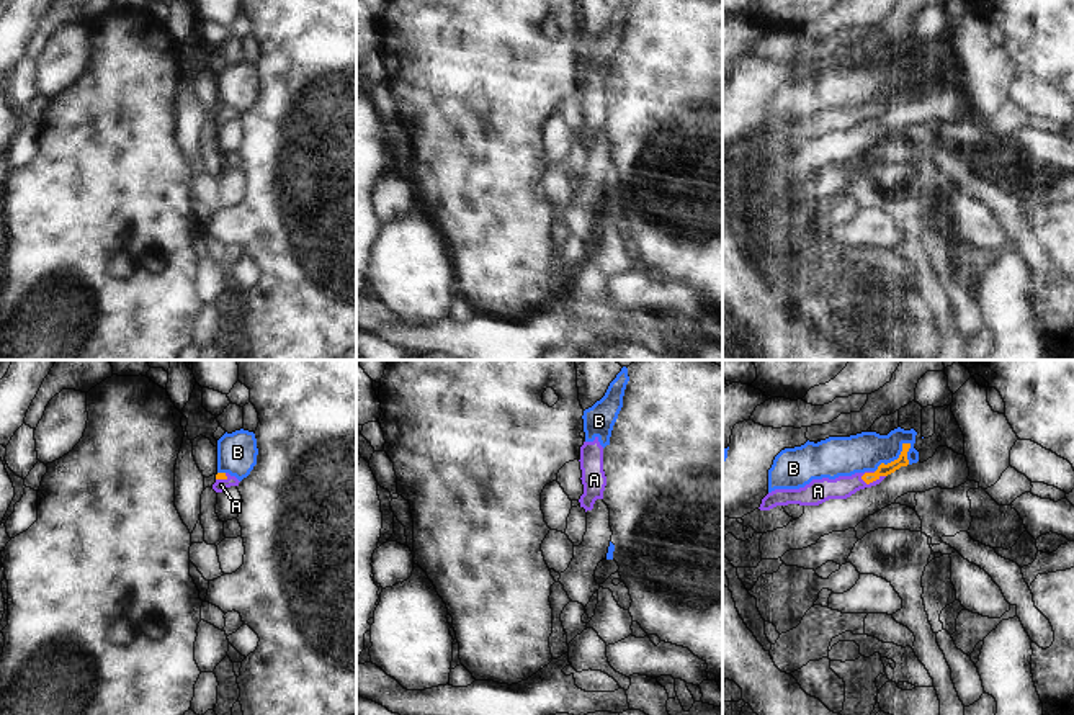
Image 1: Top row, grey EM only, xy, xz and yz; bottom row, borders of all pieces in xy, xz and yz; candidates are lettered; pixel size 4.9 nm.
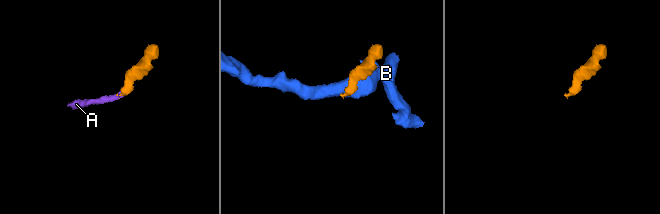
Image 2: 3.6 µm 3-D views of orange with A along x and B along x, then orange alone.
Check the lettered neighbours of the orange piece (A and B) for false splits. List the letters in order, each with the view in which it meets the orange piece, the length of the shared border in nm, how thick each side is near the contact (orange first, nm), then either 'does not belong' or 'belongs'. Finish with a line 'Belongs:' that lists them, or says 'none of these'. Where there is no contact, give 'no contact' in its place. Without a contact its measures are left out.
A: meets orange in yz; contact 130 nm long; 60 nm thick on the orange side, 110 nm on the other; belongs
B: meets orange in yz; contact 240 nm long; 60 nm thick on the orange side, 190 nm on the other; does not belong
Belongs: A

